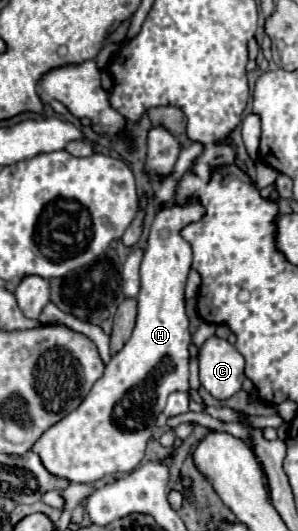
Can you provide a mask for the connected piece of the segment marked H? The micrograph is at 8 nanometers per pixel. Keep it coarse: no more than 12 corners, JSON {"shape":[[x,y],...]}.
{"shape":[[155,215],[137,325],[83,403],[33,445],[71,483],[133,471],[175,391],[189,393],[179,231]]}

